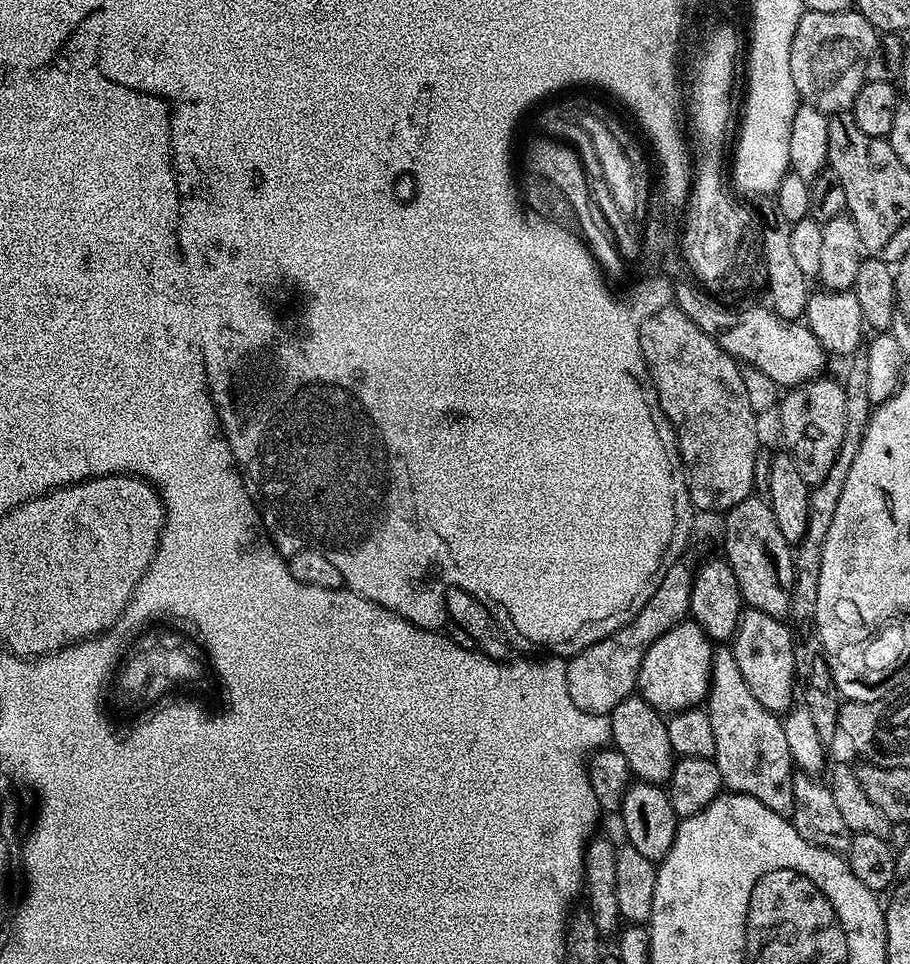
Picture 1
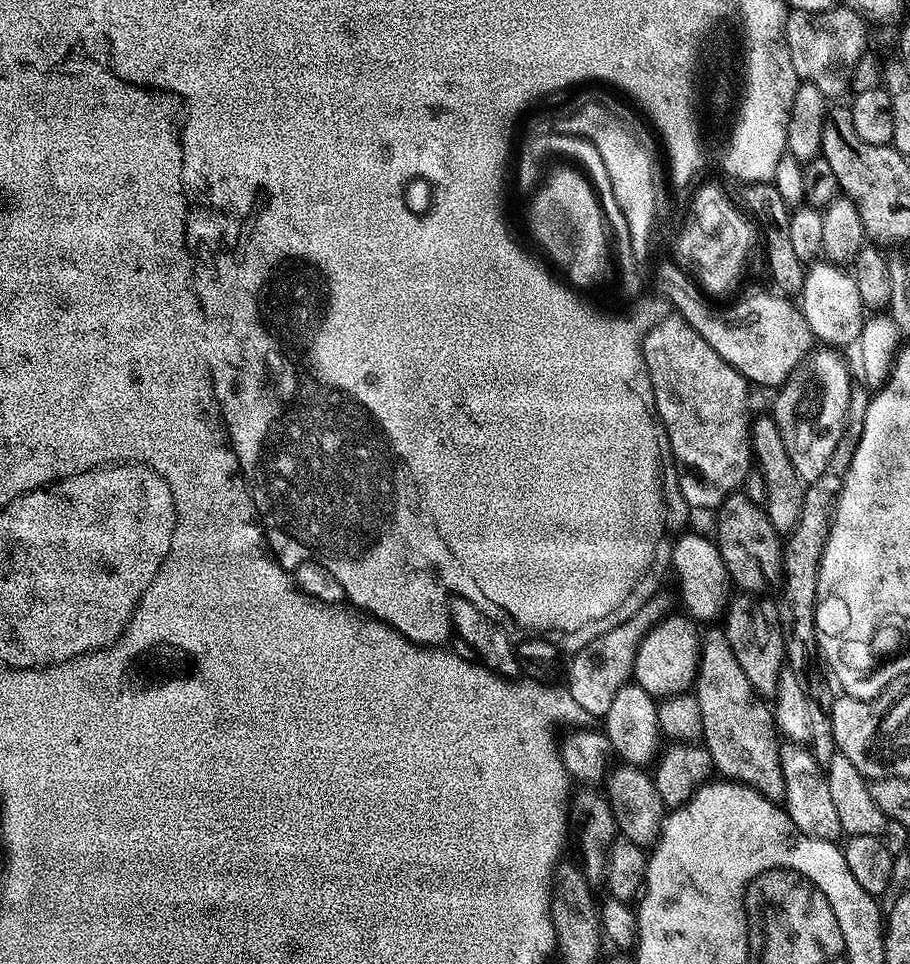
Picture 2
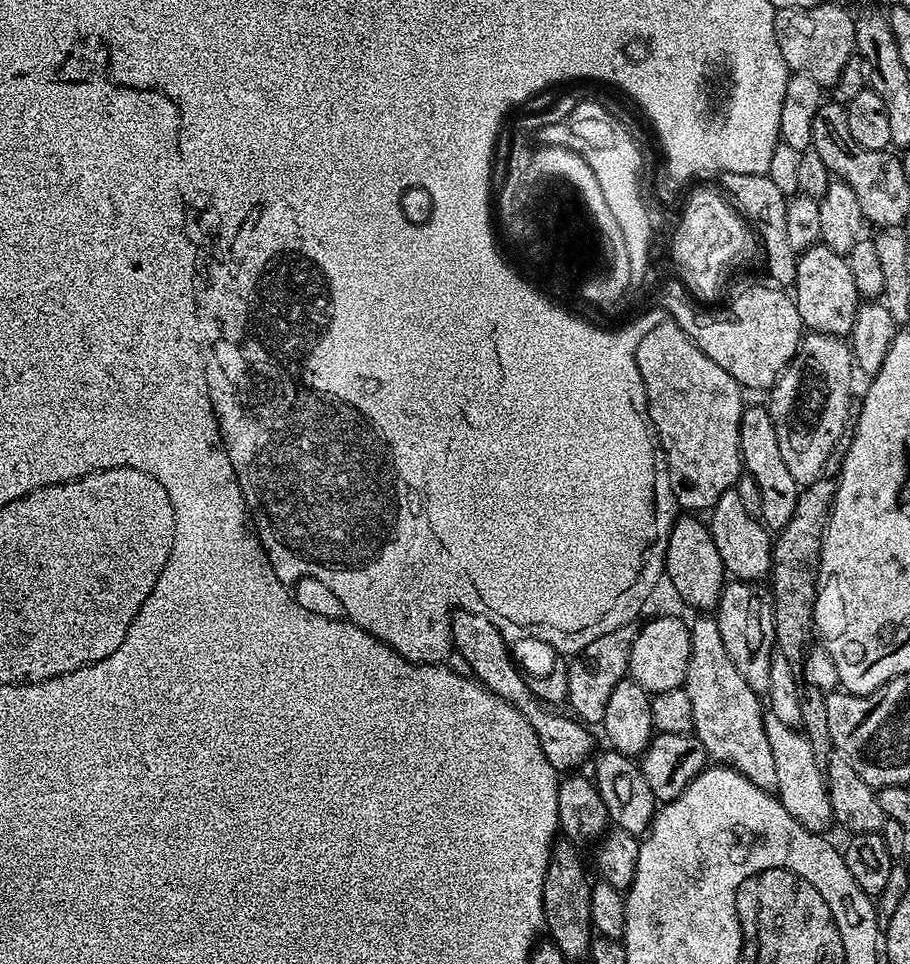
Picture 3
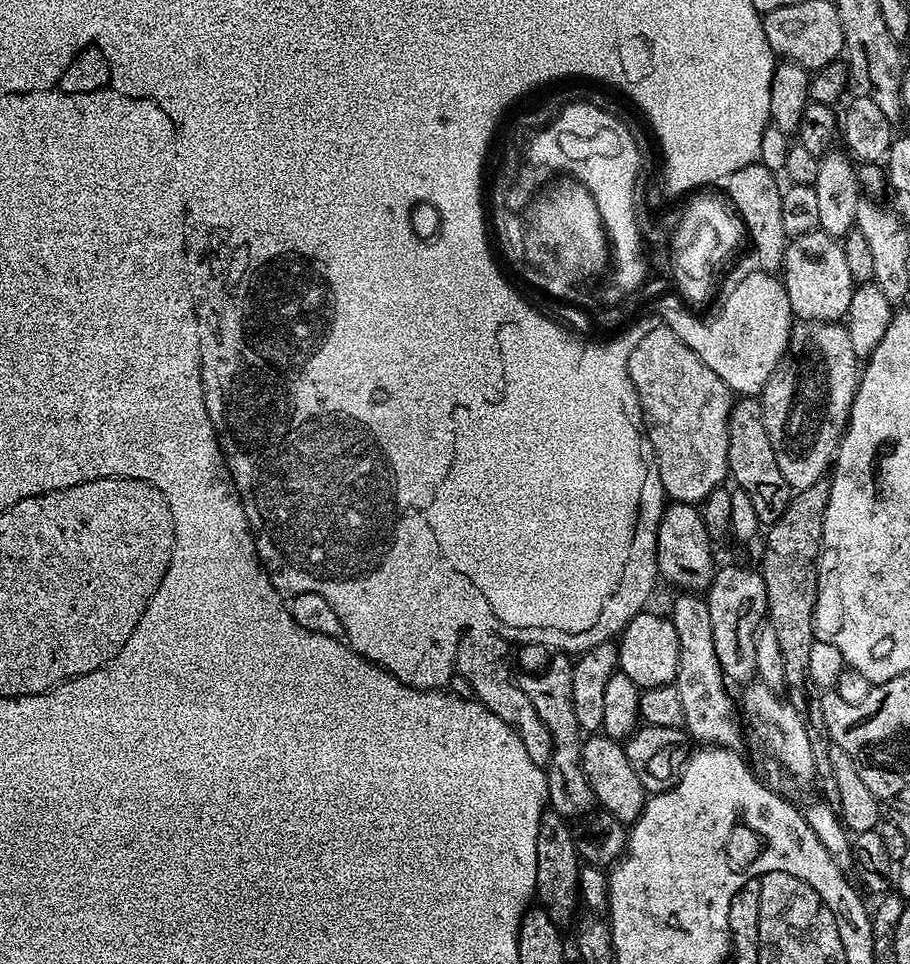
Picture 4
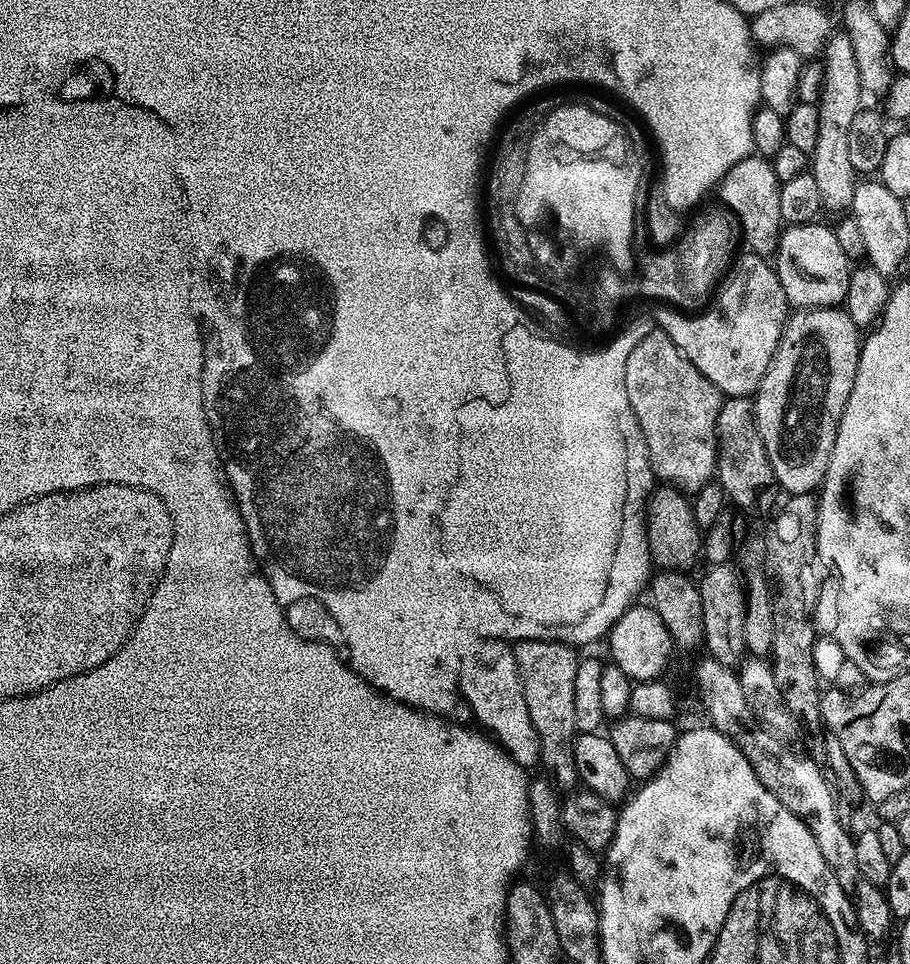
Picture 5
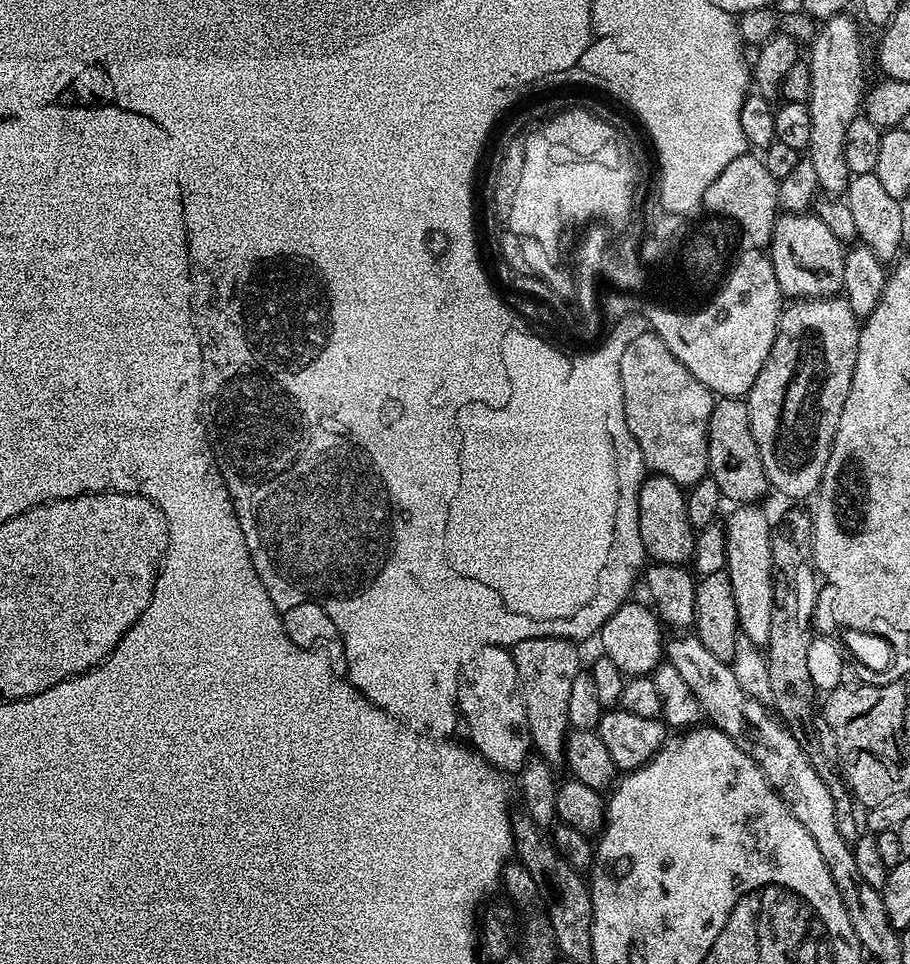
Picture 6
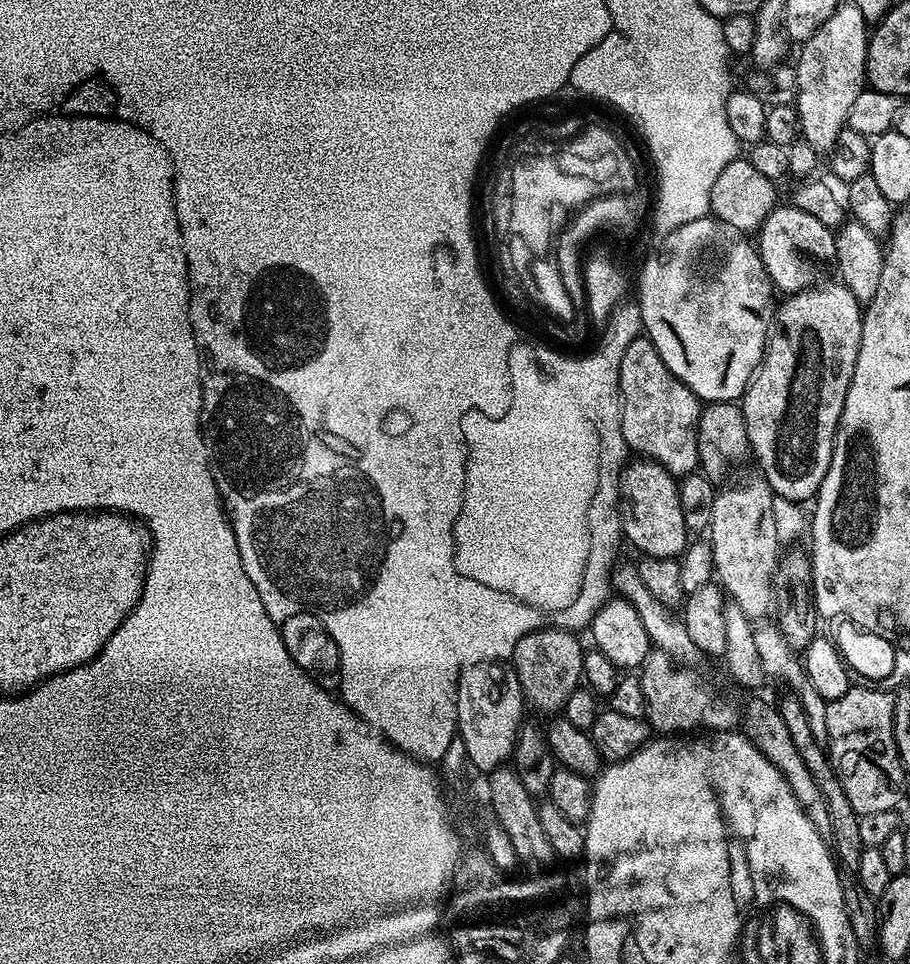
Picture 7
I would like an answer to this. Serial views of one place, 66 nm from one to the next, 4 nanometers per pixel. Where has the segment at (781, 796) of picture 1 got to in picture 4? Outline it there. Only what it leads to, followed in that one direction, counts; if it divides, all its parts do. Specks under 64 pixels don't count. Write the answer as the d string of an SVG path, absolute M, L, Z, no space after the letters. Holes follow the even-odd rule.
M681 591L672 600L670 619L674 630L678 630L678 670L674 683L682 701L683 727L693 741L701 740L701 745L735 749L740 732L732 715L738 712L738 704L728 693L729 685L714 650L714 630L707 599L695 592Z

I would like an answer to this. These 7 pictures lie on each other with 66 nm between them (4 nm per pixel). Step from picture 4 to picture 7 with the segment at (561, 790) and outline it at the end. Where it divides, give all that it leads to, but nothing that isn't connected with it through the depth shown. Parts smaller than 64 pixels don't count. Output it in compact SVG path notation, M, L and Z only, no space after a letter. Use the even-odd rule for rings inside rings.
M543 628L526 634L514 646L510 666L516 671L529 709L559 713L575 688L581 687L586 648L576 636L567 628Z

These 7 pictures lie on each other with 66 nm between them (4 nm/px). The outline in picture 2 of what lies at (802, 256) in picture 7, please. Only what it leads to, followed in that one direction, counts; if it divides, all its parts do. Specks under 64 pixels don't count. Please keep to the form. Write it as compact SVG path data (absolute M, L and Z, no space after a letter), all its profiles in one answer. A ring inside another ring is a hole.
M815 261L804 275L802 291L800 293L800 309L813 334L813 337L820 343L826 343L830 348L843 348L850 344L855 345L861 336L866 319L866 309L862 298L859 297L857 283L854 282L849 271L842 269L839 265L835 265L829 261Z

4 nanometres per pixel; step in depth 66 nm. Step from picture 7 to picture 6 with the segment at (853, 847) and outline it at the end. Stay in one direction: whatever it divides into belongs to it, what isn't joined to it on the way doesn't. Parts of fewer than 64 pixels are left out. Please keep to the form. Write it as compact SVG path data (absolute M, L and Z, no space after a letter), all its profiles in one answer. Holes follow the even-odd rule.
M766 652L766 655L770 670L771 705L776 706L774 710L780 722L788 727L790 734L794 734L794 742L798 742L798 746L802 746L802 750L806 754L806 758L810 758L814 770L818 770L818 778L822 778L826 790L830 790L830 798L834 798L838 834L842 834L842 838L846 838L850 842L855 841L858 831L856 832L856 812L852 809L854 797L843 775L838 771L837 765L828 760L826 754L822 752L818 730L815 729L815 722L818 719L818 689L810 678L810 666L806 666L806 660L794 660L792 664L782 662L782 660L774 662L774 652Z

